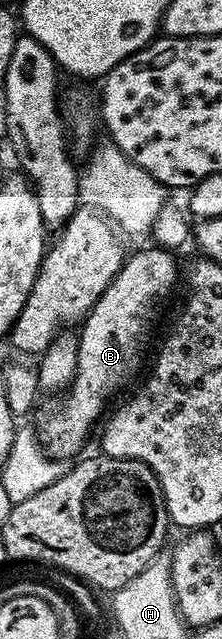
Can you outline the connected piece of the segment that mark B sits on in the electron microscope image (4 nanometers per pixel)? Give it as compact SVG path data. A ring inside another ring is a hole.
M151 246L134 255L132 253L125 259L123 267L112 279L110 286L100 296L91 312L84 317L80 336L76 346L76 372L67 389L68 405L60 408L44 424L43 449L49 457L64 457L64 454L76 452L84 444L88 431L96 424L108 398L117 392L118 388L135 372L142 343L145 342L150 326L154 320L154 312L162 300L171 292L178 278L178 264L169 249Z

